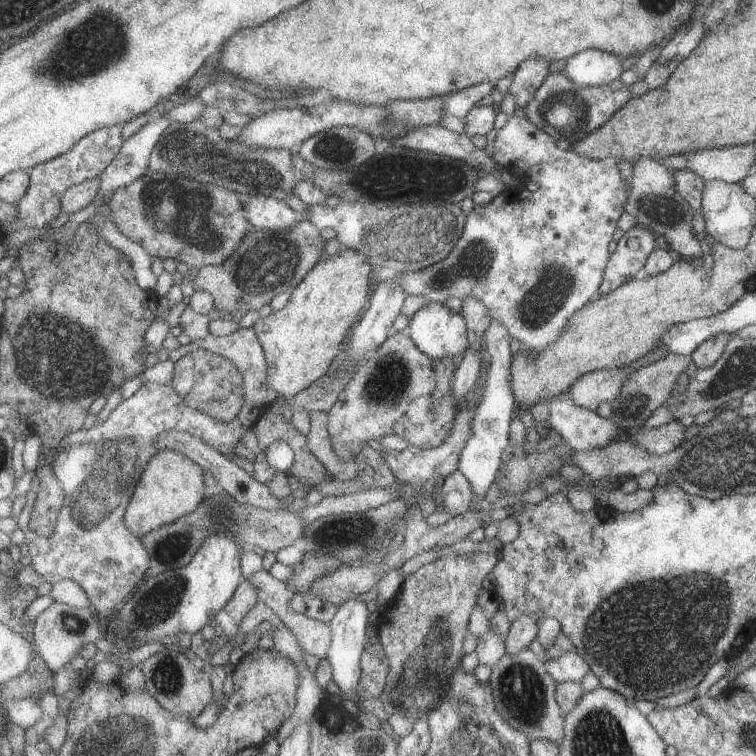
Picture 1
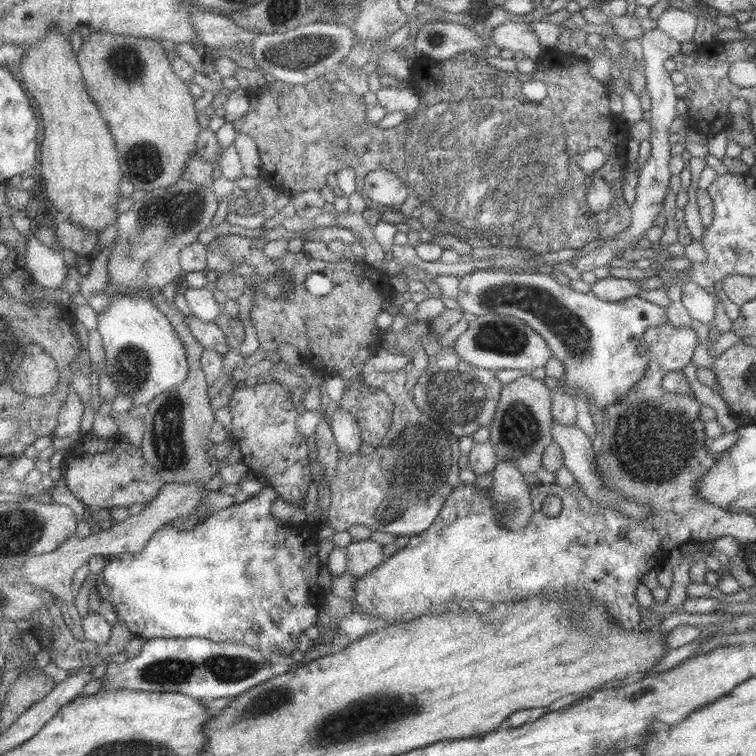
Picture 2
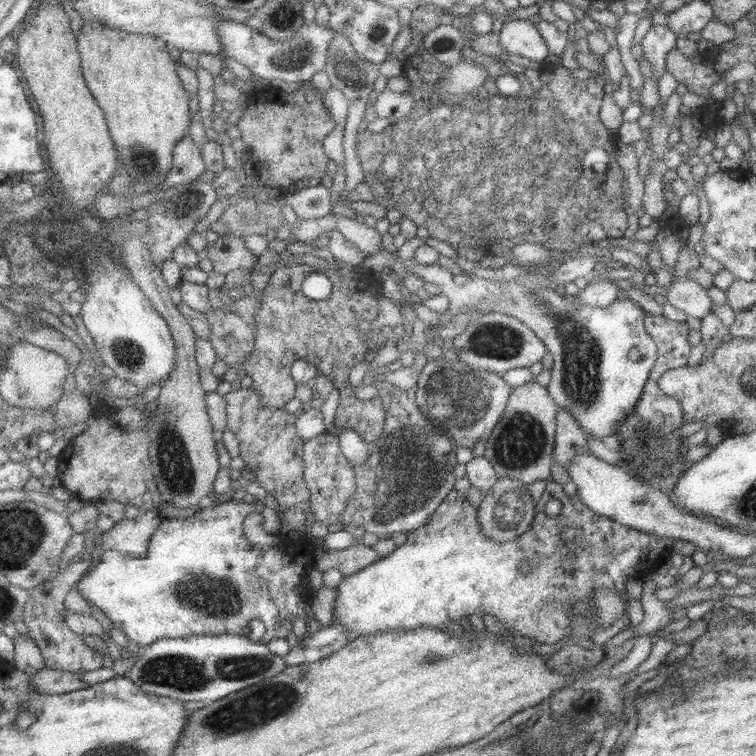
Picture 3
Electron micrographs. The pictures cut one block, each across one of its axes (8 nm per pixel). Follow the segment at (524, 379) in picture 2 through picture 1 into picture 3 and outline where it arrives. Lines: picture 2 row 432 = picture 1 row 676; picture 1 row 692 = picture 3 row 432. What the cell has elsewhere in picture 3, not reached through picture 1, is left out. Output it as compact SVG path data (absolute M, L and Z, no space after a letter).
M536 380L513 388L507 407L502 413L502 418L485 442L486 459L492 464L499 478L512 478L528 485L536 482L536 480L546 480L550 476L552 470L550 459L556 447L555 434L558 411L559 406L556 406L554 399L548 394L547 388L542 387Z

